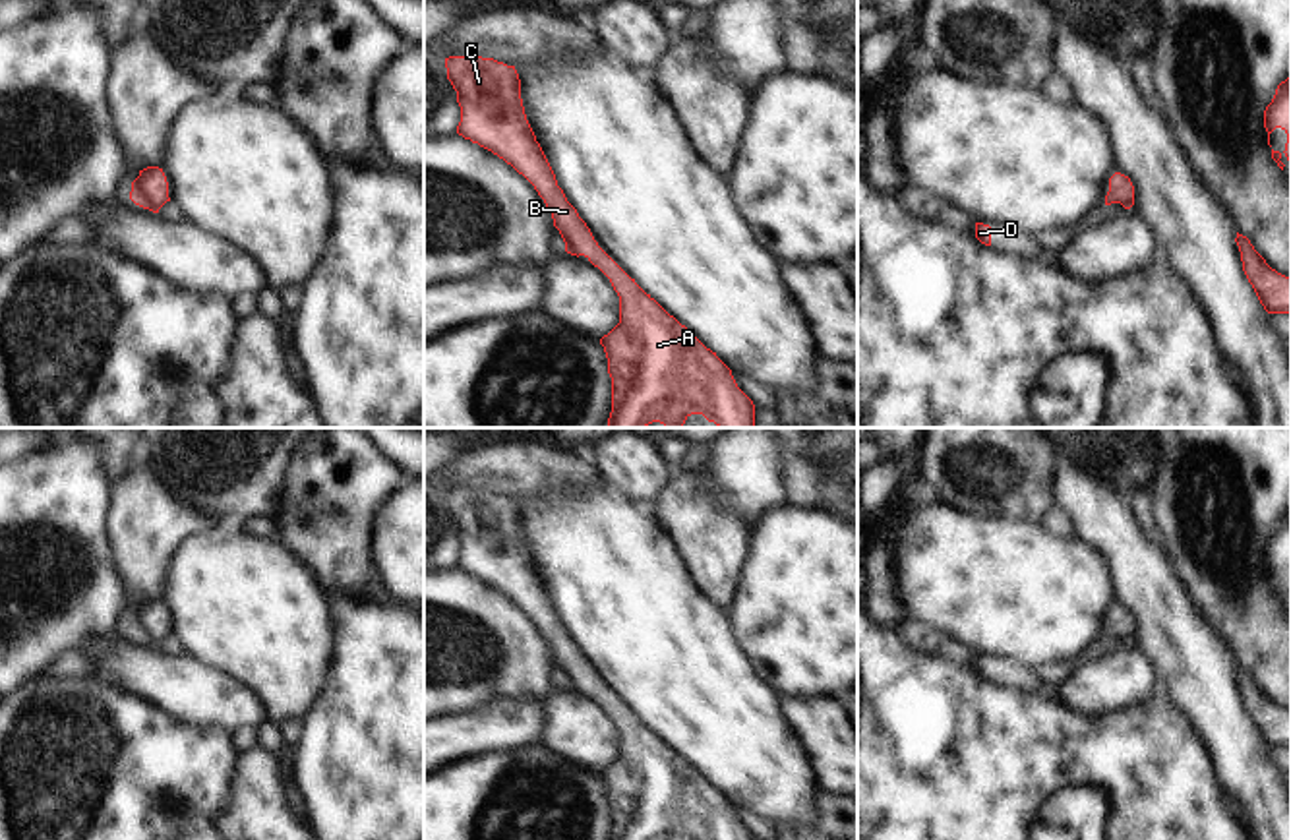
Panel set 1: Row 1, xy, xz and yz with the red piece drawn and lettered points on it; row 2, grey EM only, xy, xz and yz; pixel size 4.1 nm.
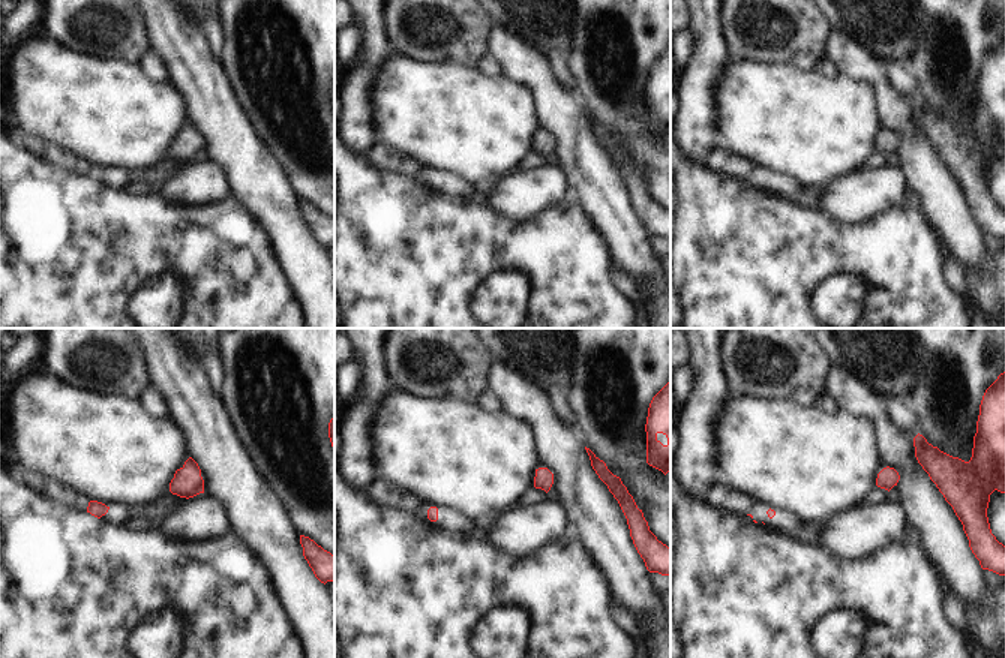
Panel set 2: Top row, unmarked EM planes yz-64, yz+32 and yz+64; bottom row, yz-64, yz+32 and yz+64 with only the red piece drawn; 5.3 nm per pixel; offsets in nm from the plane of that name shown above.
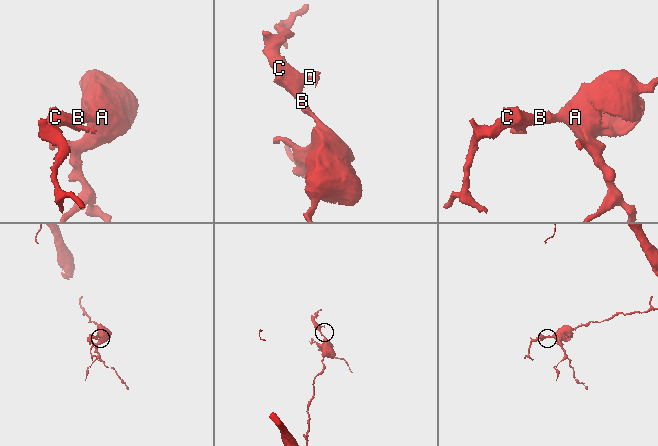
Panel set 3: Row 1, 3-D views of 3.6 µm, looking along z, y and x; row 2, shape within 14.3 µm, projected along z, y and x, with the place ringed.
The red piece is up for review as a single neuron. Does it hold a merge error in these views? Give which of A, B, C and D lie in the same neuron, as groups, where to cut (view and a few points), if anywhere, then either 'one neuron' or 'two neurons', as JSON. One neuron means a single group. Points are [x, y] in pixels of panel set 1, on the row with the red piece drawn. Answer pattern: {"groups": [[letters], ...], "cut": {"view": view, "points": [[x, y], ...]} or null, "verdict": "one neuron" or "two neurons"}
{"groups": [["A", "B", "C", "D"]], "cut": null, "verdict": "one neuron"}

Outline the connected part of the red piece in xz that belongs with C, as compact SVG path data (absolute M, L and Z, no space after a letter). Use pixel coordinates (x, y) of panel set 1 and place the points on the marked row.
M449 56L445 68L461 106L457 134L492 151L523 174L552 211L565 252L577 257L585 255L610 279L619 296L619 323L600 339L612 377L608 428L646 428L652 422L683 428L691 414L703 414L718 428L755 428L755 405L737 387L732 370L598 246L586 223L567 201L526 120L515 66L482 56Z

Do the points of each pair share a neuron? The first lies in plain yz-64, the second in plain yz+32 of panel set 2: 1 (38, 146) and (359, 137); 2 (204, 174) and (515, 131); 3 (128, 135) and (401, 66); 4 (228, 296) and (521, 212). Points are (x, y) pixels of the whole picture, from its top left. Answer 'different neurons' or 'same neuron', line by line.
1: different neurons
2: different neurons
3: same neuron
4: different neurons

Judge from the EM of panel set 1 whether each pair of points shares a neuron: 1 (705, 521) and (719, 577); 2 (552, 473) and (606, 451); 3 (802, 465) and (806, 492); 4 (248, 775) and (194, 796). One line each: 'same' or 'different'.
1: same
2: different
3: same
4: different

